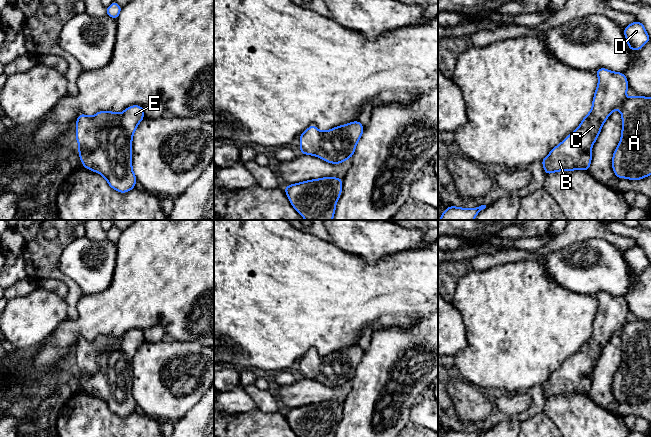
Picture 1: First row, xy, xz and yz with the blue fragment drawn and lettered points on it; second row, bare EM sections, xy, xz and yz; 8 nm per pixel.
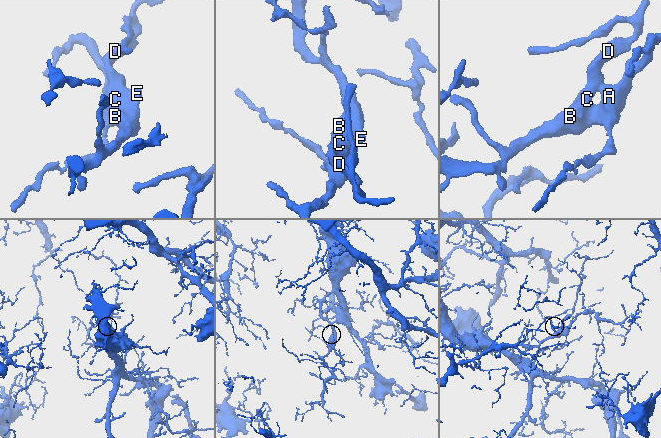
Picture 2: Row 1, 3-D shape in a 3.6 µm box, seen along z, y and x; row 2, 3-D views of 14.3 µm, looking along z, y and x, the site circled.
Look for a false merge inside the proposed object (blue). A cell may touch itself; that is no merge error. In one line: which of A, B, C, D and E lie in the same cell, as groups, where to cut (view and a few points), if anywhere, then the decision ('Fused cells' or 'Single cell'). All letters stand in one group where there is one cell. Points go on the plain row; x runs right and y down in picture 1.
Groups: A B C D E. No split. Single cell

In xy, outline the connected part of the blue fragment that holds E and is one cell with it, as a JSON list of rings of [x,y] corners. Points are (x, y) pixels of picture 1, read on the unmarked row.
[[[132,329],[122,337],[98,335],[94,340],[80,337],[76,344],[76,364],[83,391],[101,398],[120,417],[132,414],[137,406],[132,393],[132,362],[144,341],[144,331]]]

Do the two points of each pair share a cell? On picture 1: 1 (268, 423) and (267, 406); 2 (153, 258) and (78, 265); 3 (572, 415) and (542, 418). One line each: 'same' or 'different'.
1: different
2: different
3: different

